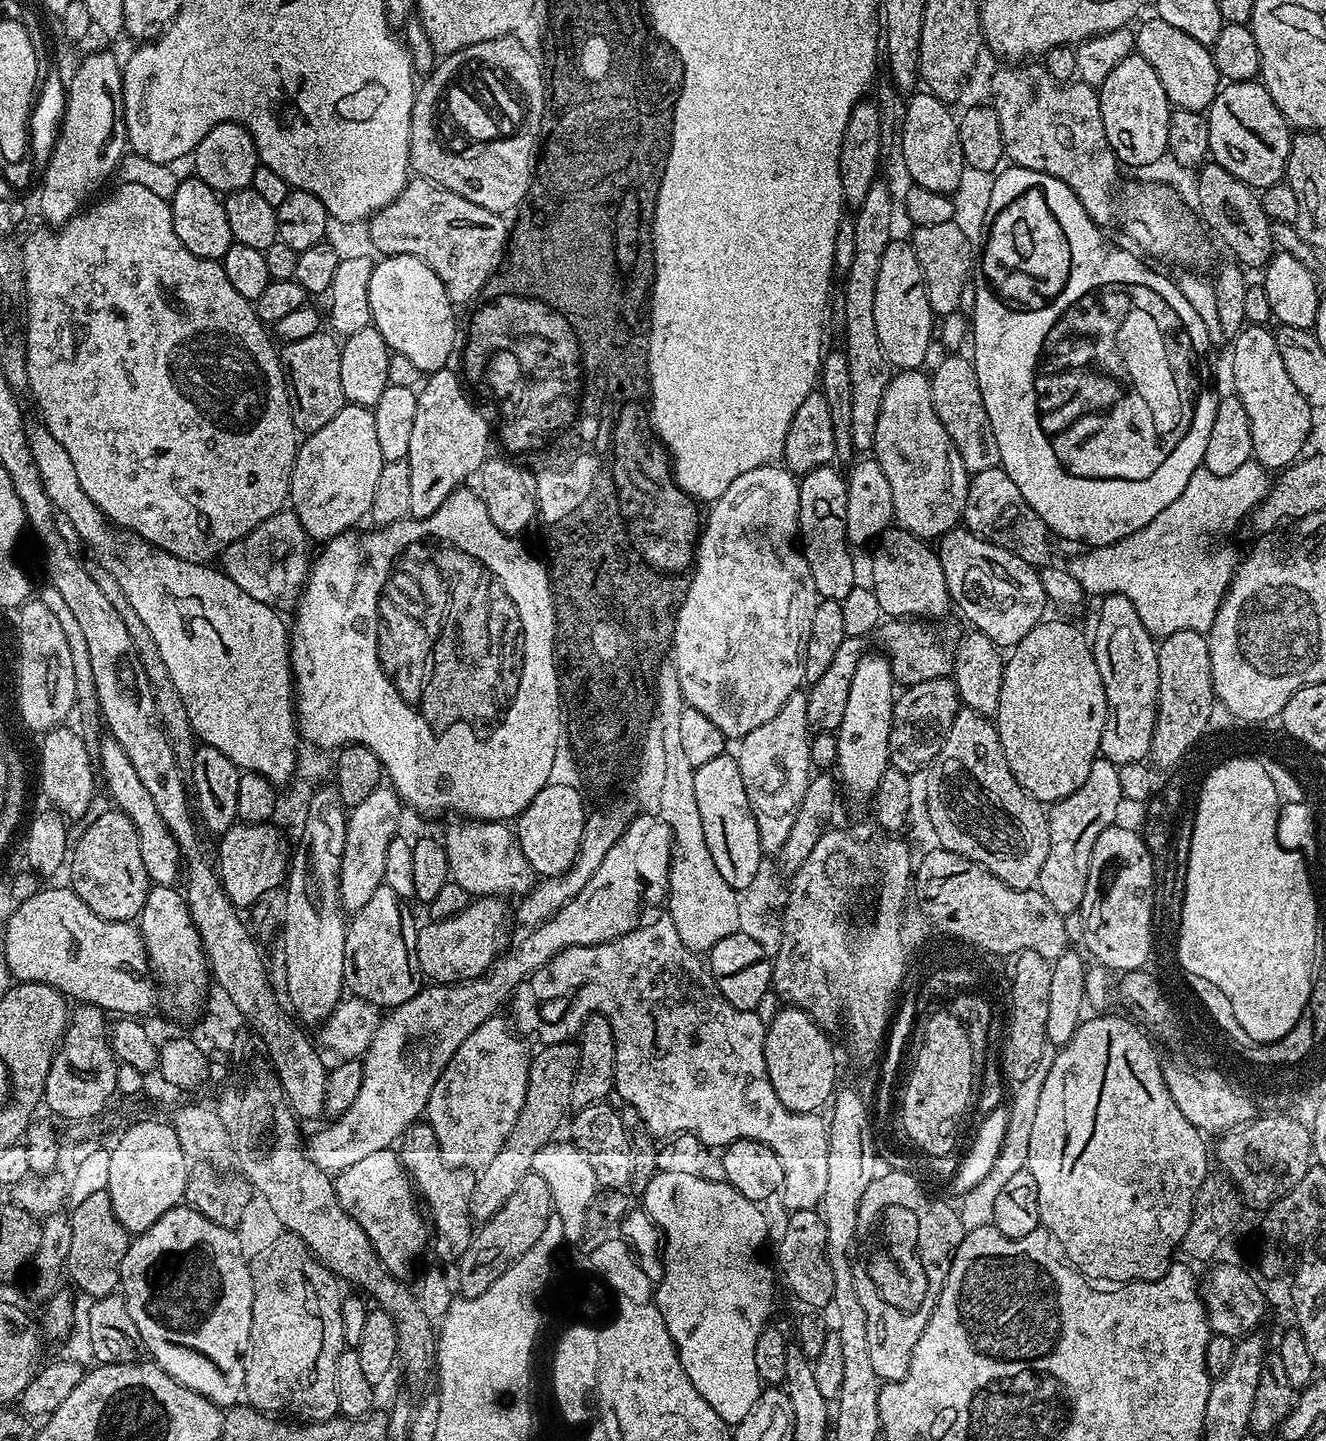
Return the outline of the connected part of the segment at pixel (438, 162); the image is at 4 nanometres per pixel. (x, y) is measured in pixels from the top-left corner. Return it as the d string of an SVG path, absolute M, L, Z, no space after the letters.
M519 35L499 36L498 38L490 38L486 42L478 42L474 46L466 46L457 52L447 53L432 69L428 80L419 85L416 89L416 101L414 102L414 110L410 118L410 158L408 163L411 171L415 173L421 180L429 180L432 184L437 184L440 188L450 190L454 194L458 194L462 198L466 198L470 202L474 202L478 206L482 206L491 212L499 212L501 214L511 213L513 210L519 209L527 197L527 186L530 176L528 175L528 162L534 161L540 143L540 119L543 118L546 103L546 74L542 69L541 61L538 56L531 52L526 45L520 41Z

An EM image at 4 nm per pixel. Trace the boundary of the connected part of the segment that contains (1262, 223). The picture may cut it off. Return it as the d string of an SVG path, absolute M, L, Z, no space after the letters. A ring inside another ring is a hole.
M1208 162L1199 169L1200 181L1196 184L1196 200L1198 215L1205 225L1214 233L1215 239L1228 247L1228 252L1235 263L1245 269L1263 269L1274 255L1274 243L1271 238L1271 226L1264 201L1257 189L1236 180L1230 170ZM1200 203L1200 204L1199 204ZM1213 228L1213 229L1212 229Z

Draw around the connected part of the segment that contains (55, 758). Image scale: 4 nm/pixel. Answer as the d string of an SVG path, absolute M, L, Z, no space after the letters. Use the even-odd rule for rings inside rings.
M67 725L49 729L43 735L40 746L40 786L51 804L67 819L80 818L88 810L96 784L94 782L94 762L79 733L71 732ZM92 761L92 762L91 762ZM93 768L93 770L92 770Z

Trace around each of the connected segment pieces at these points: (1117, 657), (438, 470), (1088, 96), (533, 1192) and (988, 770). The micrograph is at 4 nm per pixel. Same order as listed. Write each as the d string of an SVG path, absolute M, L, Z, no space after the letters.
M1105 596L1102 604L1105 608L1096 624L1096 637L1090 640L1108 699L1108 726L1102 734L1100 756L1119 766L1144 760L1152 750L1156 710L1160 707L1158 644L1125 596Z
M445 366L439 372L433 372L423 381L416 401L418 410L414 413L414 434L410 438L408 465L410 466L410 506L411 515L423 518L435 512L441 502L467 476L474 477L484 467L488 455L488 420L472 405L470 397L464 393L464 384Z
M1040 62L1000 67L1004 68L992 76L990 103L1002 126L1005 157L1015 167L1038 170L1066 182L1095 224L1113 223L1114 204L1108 201L1108 187L1122 168L1106 138L1106 126L1102 126L1097 89L1056 80Z
M529 1172L522 1182L518 1182L518 1190L506 1198L502 1210L494 1214L491 1220L485 1220L479 1225L473 1235L468 1253L459 1261L458 1292L464 1298L478 1298L498 1282L500 1275L512 1264L517 1264L542 1238L542 1230L546 1230L548 1219L554 1215L550 1186L538 1178L536 1172Z
M961 707L930 771L929 814L939 847L982 865L1012 888L1031 889L1050 854L1048 812L1014 778L995 723Z

